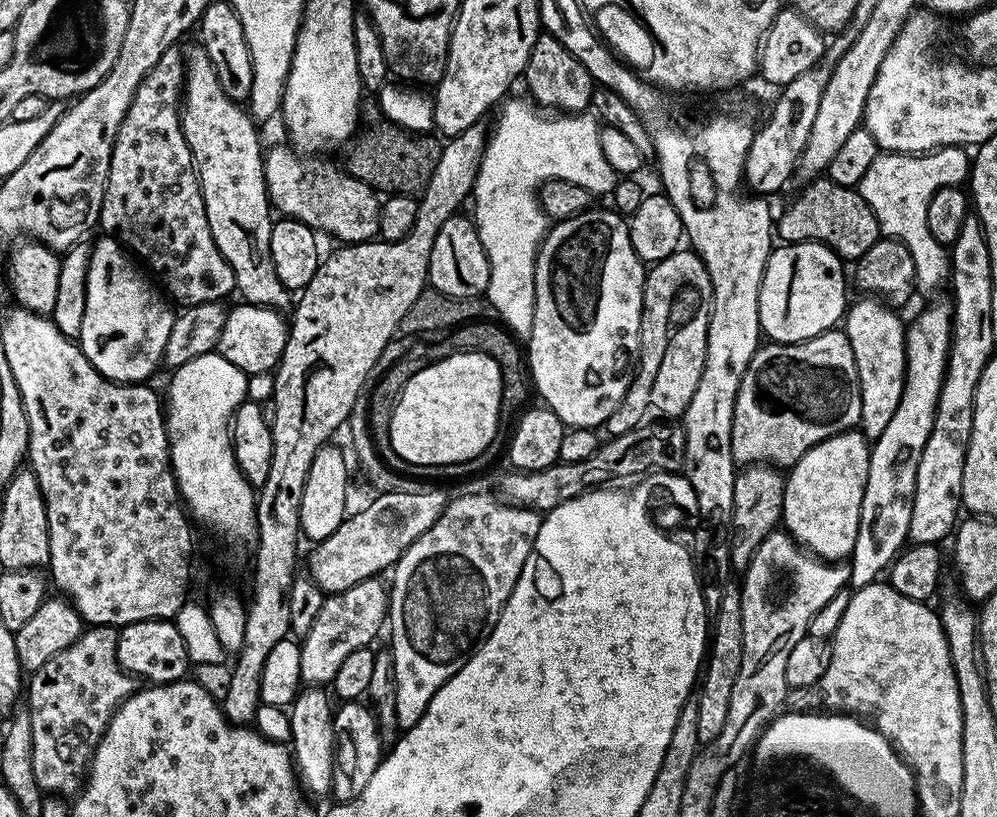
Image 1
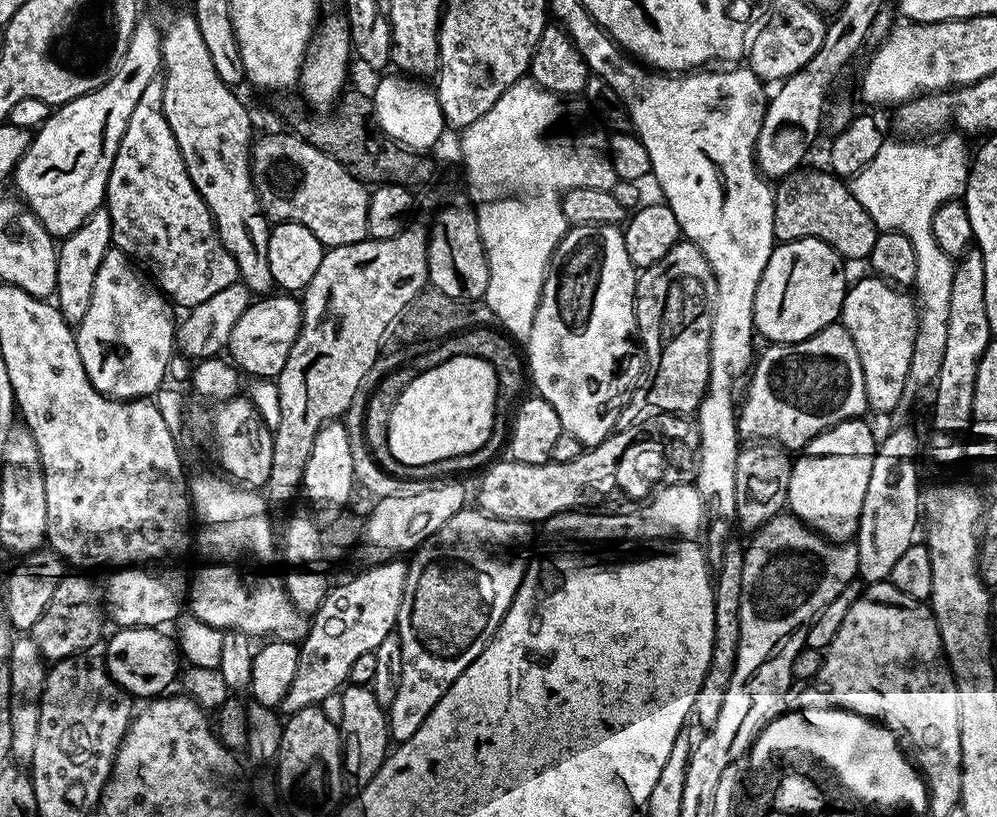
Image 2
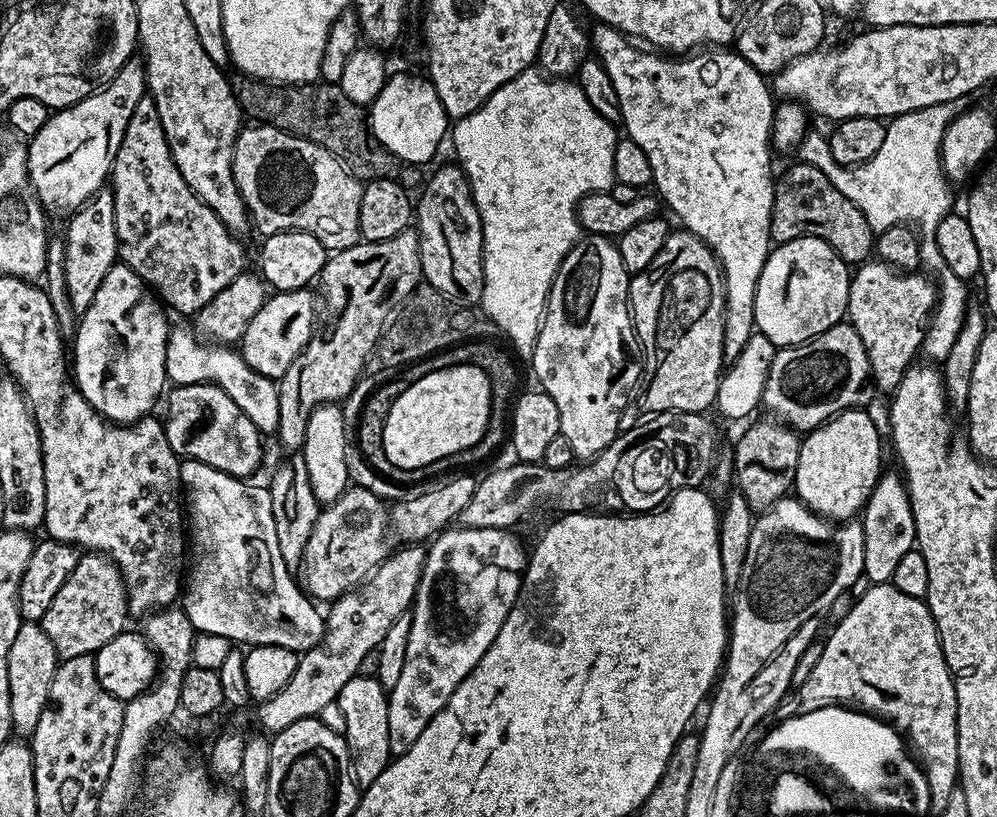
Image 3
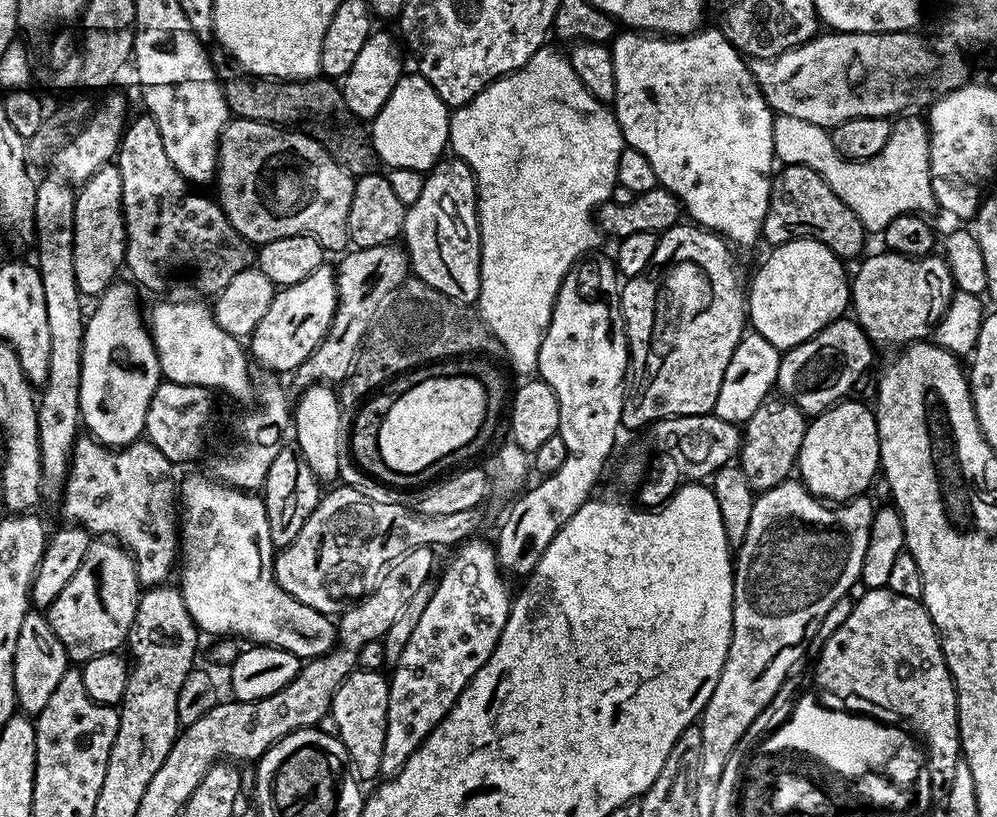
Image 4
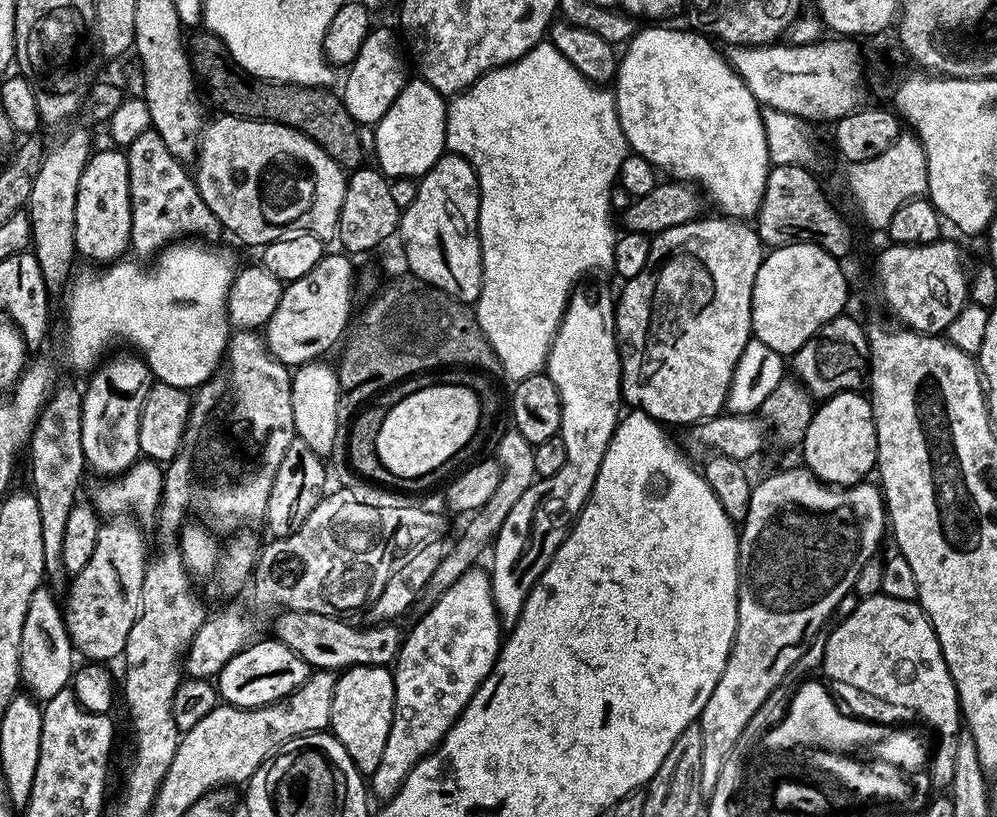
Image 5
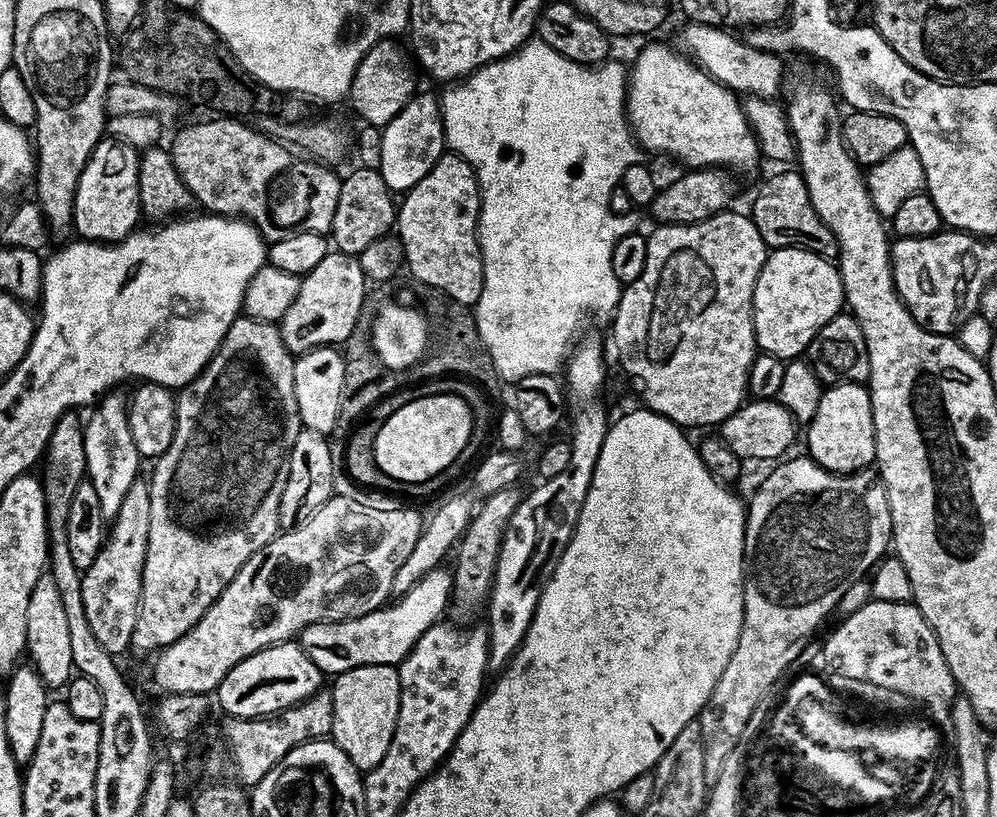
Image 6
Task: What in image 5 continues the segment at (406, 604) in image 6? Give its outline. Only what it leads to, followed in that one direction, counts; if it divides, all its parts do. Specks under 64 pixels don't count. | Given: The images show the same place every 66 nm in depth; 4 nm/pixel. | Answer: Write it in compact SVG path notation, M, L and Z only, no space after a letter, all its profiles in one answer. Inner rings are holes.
M281 611L275 620L275 639L281 640L290 650L297 652L316 670L343 670L353 668L356 664L387 665L395 661L402 643L402 632L392 622L360 629L352 624L343 624L343 619L334 616L285 611Z

